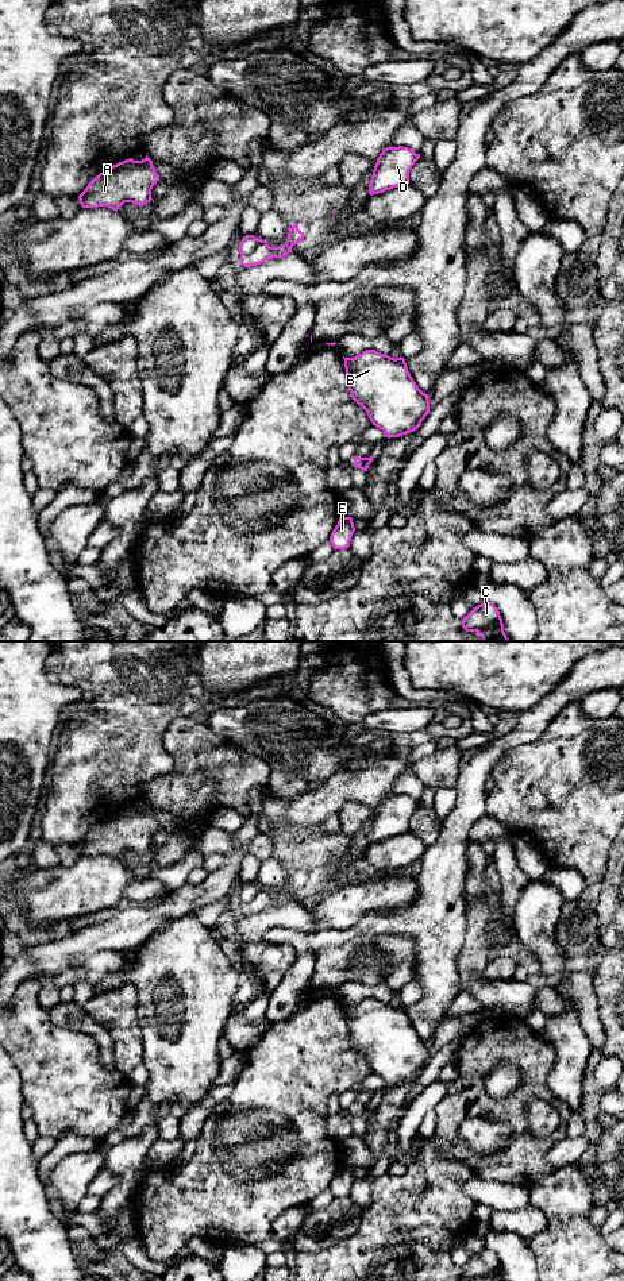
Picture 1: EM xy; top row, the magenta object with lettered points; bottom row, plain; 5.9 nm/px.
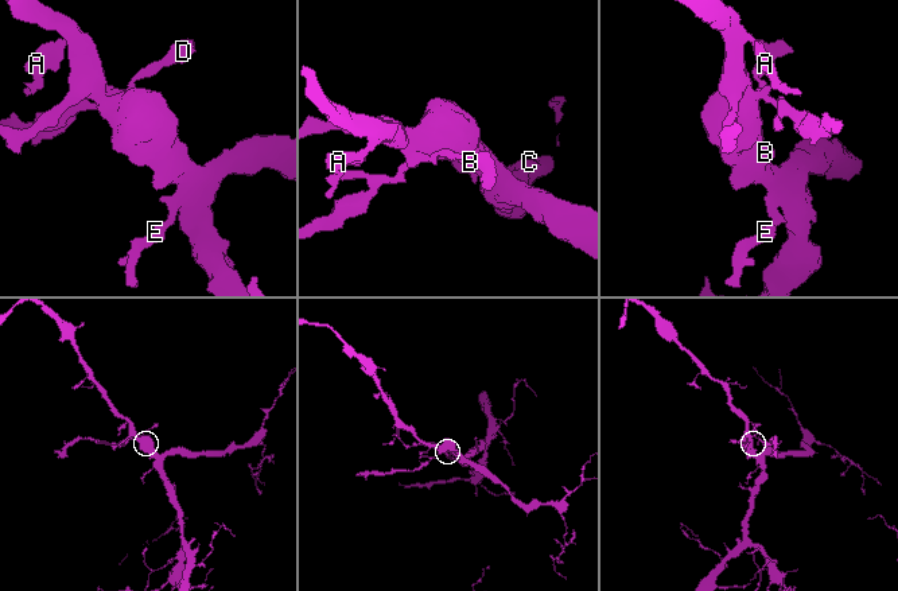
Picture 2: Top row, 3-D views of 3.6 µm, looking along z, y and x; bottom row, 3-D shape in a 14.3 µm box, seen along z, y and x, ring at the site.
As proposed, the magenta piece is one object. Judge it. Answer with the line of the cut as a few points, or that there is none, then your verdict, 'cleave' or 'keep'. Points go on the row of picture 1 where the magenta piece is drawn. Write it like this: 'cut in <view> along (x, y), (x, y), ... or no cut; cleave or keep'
cut in xy along (261, 239), (247, 254), (241, 255); cleave

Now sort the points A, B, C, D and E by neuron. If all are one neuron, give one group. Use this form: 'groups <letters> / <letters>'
groups A B C E / D

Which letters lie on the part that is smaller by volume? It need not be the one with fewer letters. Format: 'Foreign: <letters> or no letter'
Foreign: D

